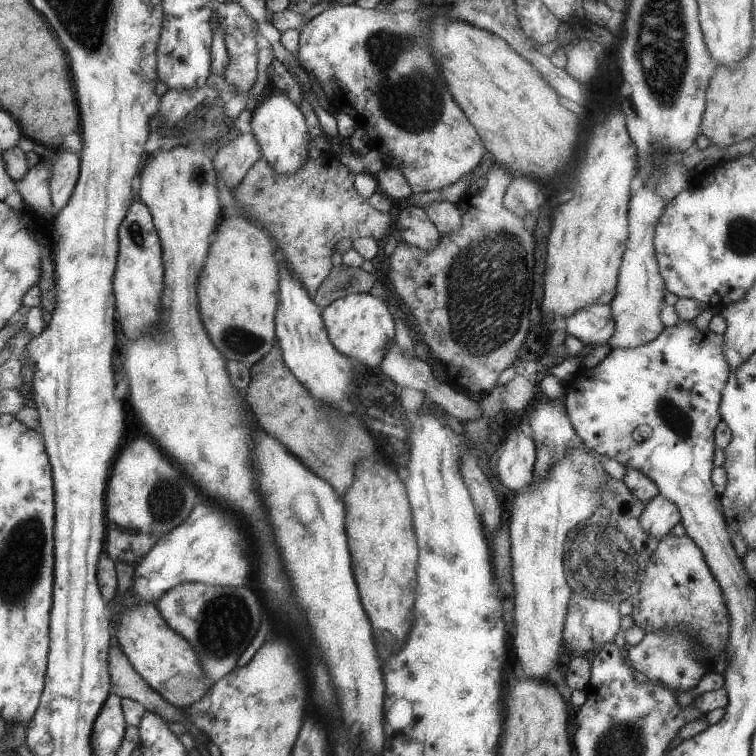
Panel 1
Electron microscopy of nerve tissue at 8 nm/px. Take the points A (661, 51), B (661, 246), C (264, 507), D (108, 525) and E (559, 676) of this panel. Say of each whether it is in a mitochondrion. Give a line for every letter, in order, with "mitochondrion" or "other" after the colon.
A: mitochondrion
B: other
C: other
D: other
E: other

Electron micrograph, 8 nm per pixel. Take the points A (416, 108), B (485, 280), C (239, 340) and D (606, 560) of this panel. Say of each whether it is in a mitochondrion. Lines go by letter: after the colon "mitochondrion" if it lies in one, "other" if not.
A: mitochondrion
B: mitochondrion
C: mitochondrion
D: mitochondrion

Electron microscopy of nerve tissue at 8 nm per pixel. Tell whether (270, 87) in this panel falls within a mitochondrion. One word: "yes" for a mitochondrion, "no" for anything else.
no

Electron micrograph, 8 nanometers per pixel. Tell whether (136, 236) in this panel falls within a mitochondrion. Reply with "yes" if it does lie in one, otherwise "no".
yes

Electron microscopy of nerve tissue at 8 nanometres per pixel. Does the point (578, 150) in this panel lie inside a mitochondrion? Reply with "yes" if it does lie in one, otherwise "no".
no

